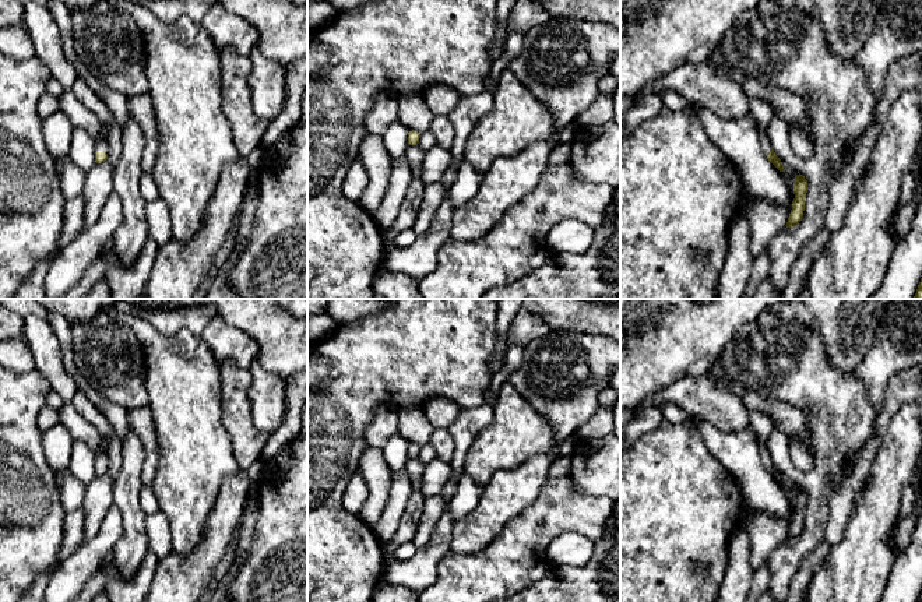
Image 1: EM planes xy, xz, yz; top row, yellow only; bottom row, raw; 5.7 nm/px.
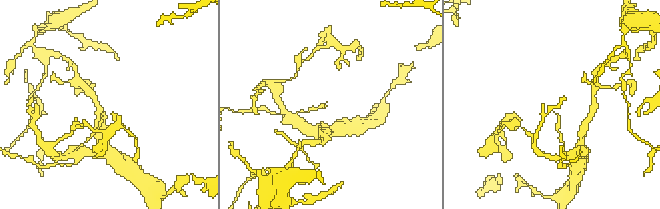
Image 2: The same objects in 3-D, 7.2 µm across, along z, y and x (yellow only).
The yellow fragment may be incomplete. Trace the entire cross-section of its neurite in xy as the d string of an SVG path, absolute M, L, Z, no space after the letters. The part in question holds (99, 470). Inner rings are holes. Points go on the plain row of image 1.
M63 404L63 408L59 411L59 420L68 430L73 441L82 441L95 453L95 475L105 475L109 457L101 448L101 433L82 419L71 404Z

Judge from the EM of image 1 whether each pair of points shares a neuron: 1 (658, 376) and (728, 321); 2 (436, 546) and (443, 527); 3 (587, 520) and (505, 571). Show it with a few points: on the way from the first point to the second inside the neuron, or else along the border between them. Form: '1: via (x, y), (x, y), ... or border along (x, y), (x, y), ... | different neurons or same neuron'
1: via (675, 359), (711, 326) | same neuron
2: via (440, 542), (443, 531) | same neuron
3: via (565, 520), (539, 530), (520, 549) | same neuron

